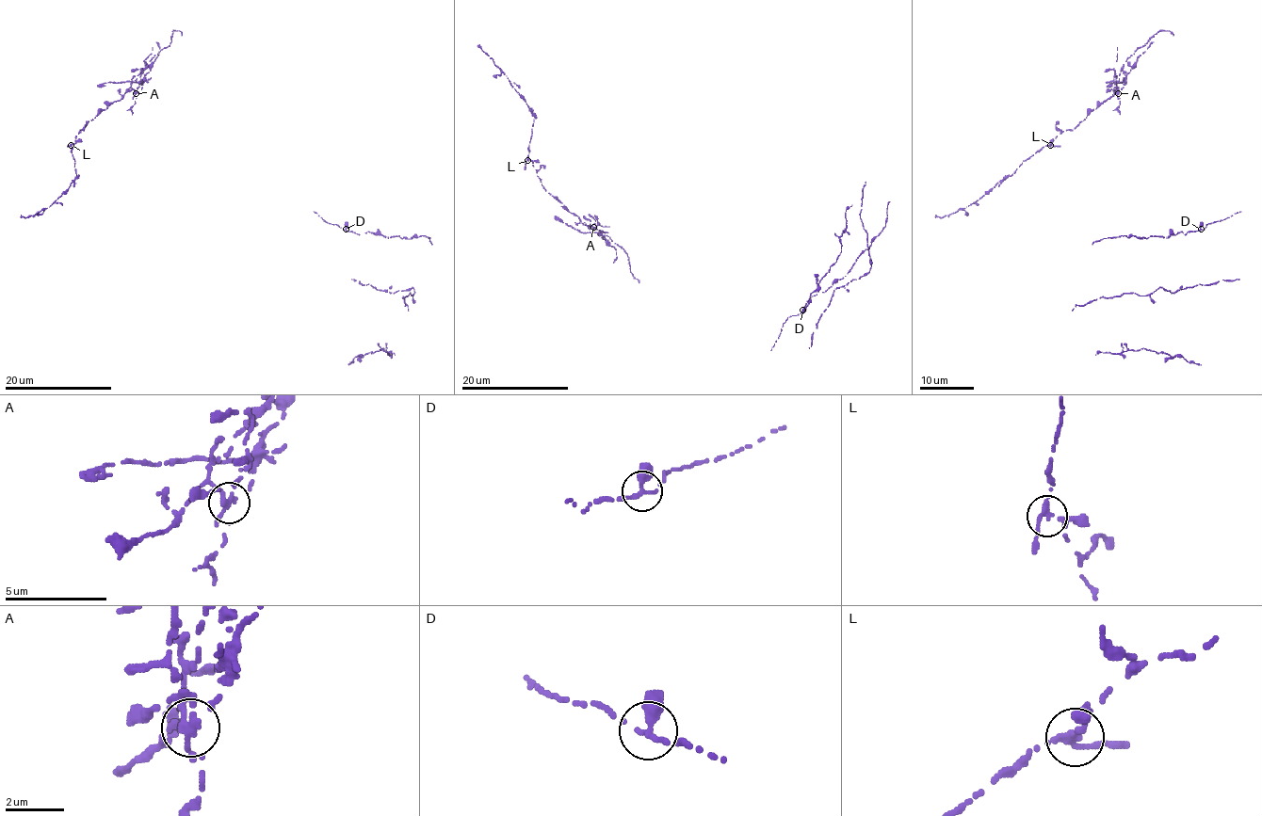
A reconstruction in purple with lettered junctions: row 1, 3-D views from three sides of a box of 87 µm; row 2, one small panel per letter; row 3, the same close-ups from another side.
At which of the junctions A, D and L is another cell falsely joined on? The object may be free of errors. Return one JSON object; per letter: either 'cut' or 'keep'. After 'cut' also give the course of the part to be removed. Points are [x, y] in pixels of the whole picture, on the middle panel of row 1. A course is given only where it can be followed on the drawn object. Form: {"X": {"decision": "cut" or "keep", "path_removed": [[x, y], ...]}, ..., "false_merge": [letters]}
{"A": {"decision": "cut", "path_removed": [[593, 227], [616, 249], [614, 263]]}, "D": {"decision": "keep"}, "L": {"decision": "keep"}, "false_merge": ["A"]}

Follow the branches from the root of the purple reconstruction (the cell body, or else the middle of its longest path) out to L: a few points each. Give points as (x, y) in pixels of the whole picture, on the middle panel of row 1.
L: (590, 230), (590, 225), (584, 225), (544, 189), (533, 161), (527, 160)

